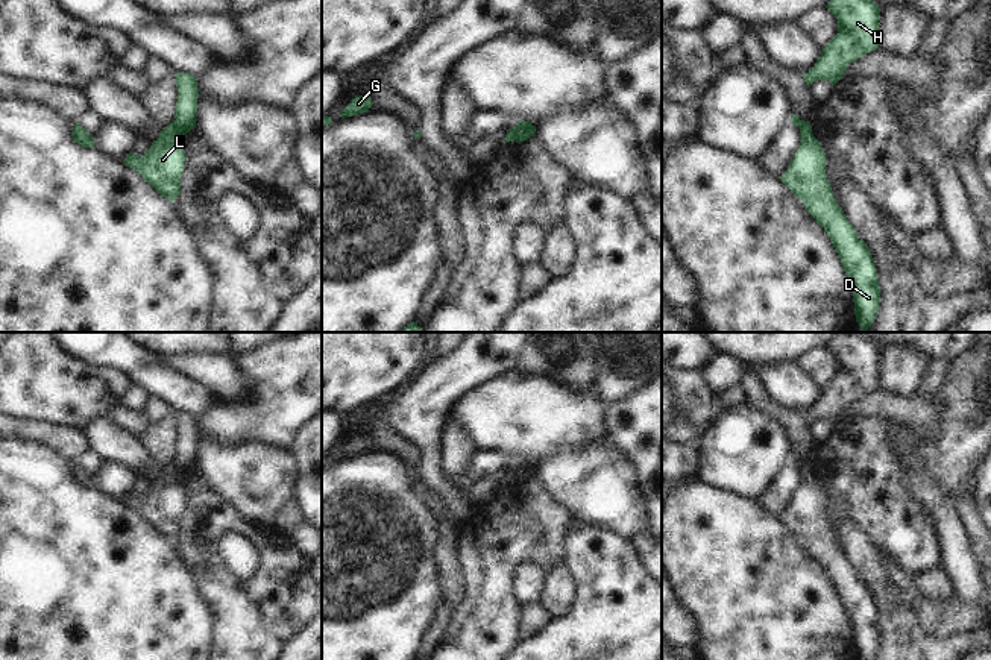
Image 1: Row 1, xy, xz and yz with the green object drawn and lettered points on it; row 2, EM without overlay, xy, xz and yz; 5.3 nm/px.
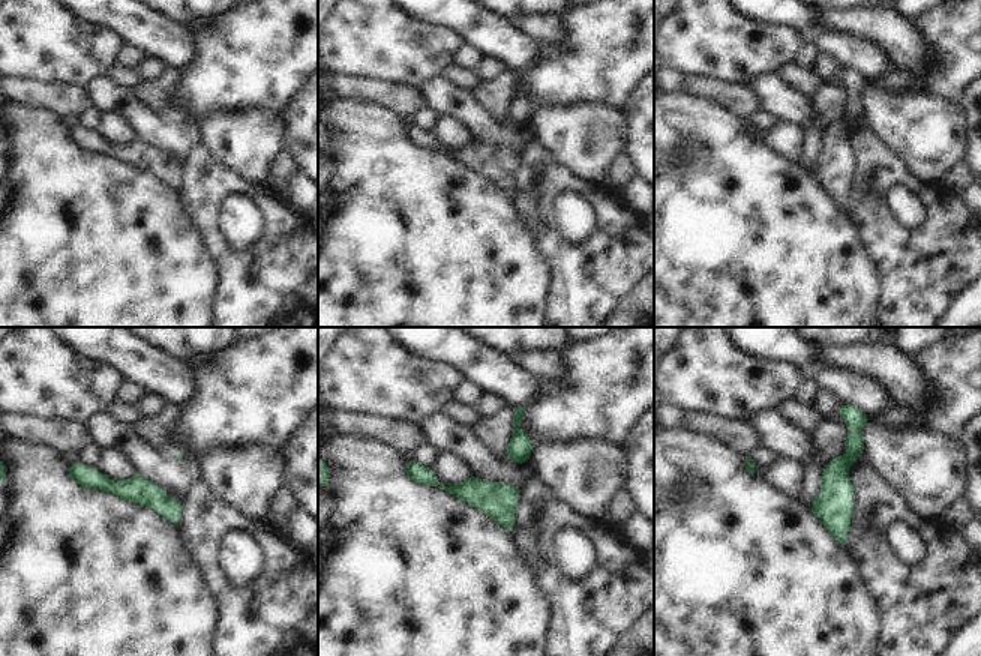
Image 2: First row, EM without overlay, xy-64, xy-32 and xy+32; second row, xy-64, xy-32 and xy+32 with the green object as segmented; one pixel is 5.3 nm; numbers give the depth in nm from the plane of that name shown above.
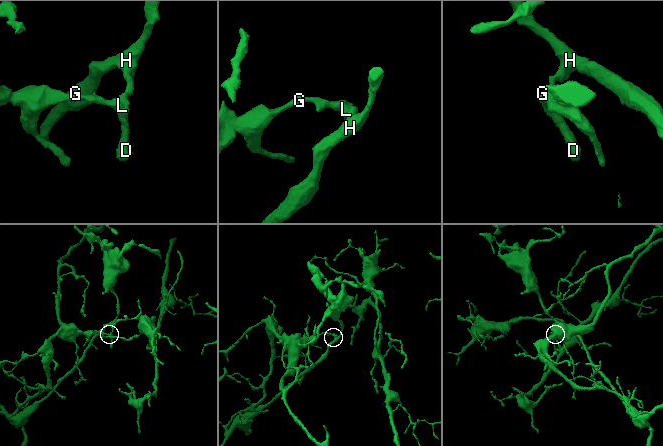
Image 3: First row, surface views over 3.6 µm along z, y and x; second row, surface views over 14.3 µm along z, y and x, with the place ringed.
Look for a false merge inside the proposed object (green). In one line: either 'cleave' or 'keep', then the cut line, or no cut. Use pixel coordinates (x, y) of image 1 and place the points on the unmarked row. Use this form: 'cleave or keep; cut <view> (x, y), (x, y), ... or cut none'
cleave; cut xy (172, 463), (178, 472)

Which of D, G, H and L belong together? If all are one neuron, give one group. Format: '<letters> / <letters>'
D G L / H

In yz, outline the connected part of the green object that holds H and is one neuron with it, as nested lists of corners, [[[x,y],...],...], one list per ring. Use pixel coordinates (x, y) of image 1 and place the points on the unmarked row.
[[[842,332],[826,347],[838,360],[838,373],[823,388],[815,405],[803,413],[807,426],[815,420],[836,423],[851,402],[879,388],[880,347],[873,340]]]

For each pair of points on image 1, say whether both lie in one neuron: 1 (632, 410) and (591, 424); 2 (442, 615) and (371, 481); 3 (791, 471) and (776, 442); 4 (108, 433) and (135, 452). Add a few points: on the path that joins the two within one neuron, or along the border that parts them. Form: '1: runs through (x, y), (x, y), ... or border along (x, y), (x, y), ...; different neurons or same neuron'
1: border along (604, 405), (604, 427), (610, 436); different neurons
2: border along (442, 598), (421, 638); different neurons
3: border along (791, 463), (765, 490); different neurons
4: runs through (114, 439), (129, 452); same neuron

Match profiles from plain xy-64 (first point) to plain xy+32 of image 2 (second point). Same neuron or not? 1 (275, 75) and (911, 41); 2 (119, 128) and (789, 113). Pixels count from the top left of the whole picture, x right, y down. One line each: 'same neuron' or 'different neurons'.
1: different neurons
2: different neurons

